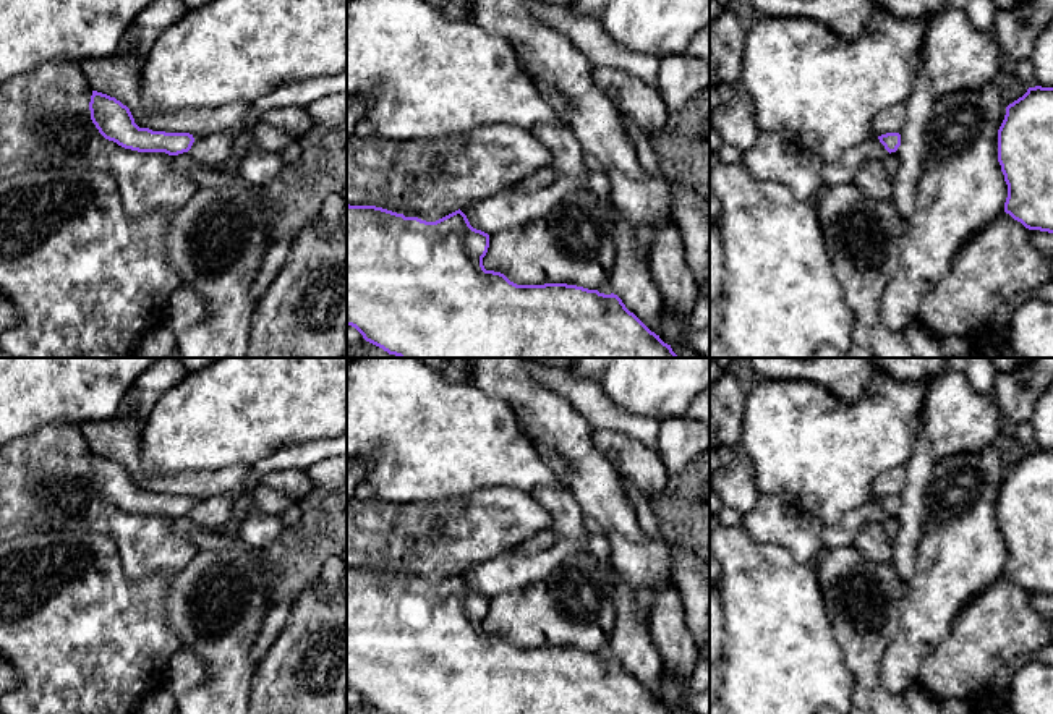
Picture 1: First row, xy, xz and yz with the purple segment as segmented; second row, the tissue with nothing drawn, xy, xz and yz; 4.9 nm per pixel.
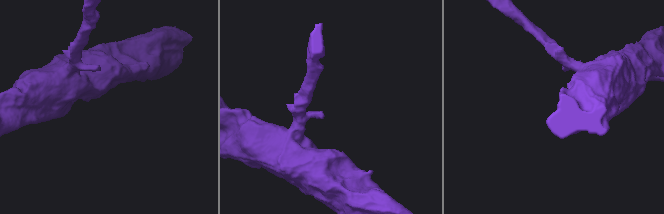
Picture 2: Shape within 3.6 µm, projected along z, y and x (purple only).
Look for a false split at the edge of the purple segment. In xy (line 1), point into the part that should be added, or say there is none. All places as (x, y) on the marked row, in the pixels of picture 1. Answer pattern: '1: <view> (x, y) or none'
1: none

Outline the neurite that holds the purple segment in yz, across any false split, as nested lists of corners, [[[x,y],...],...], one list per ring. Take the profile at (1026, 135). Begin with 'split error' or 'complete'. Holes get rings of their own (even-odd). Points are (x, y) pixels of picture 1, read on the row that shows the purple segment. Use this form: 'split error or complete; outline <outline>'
complete; outline [[[1029,87],[1006,107],[998,162],[1008,185],[1004,212],[1029,230],[1053,233],[1053,87]]]

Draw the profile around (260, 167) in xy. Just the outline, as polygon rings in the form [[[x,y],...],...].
[[[251,147],[240,160],[237,173],[249,186],[267,188],[287,167],[282,152]]]

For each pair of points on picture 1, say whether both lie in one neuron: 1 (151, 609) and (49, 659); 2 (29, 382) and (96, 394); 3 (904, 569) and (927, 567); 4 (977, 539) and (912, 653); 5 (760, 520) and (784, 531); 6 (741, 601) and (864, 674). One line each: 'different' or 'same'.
1: same
2: same
3: different
4: same
5: same
6: different

